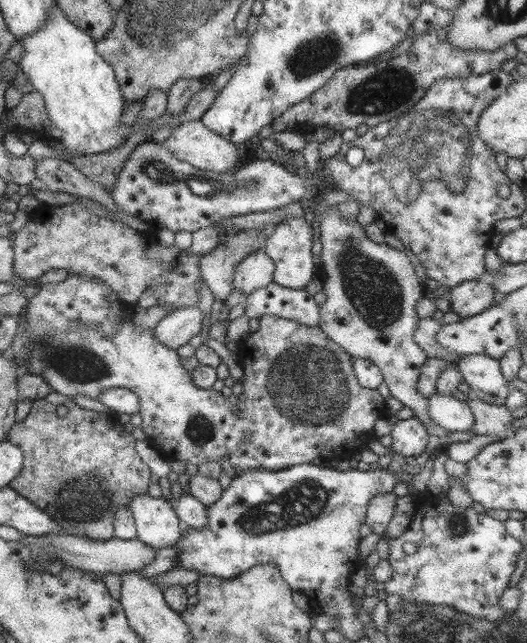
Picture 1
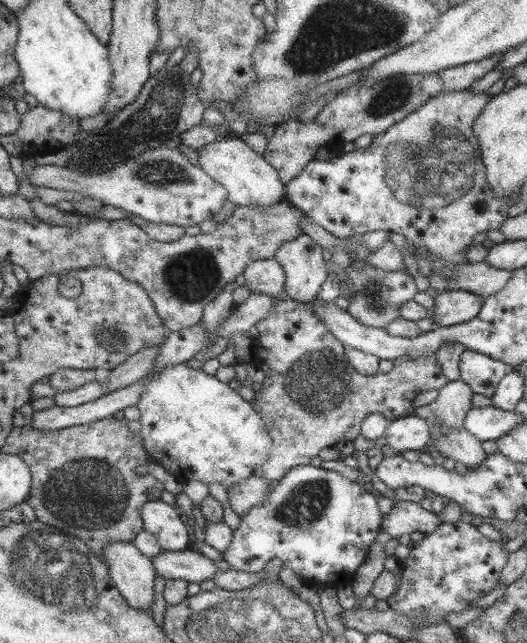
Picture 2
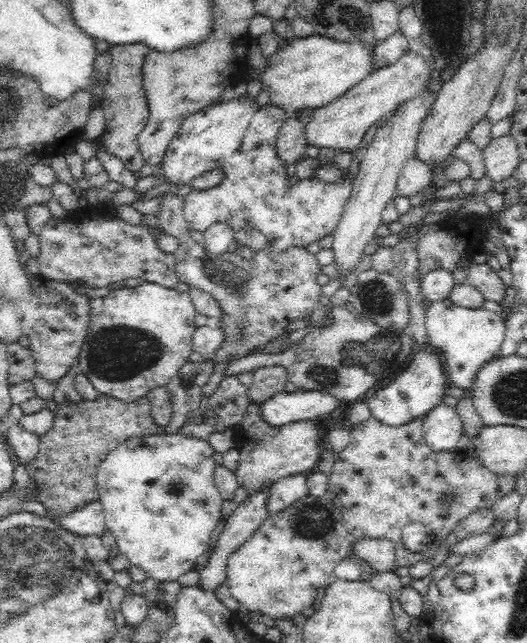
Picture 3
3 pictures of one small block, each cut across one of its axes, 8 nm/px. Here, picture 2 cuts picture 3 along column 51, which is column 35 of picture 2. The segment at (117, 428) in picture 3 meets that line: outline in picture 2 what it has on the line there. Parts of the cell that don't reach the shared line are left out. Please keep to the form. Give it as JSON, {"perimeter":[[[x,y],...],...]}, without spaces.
{"perimeter":[[[109,417],[59,430],[39,430],[31,428],[31,424],[13,426],[3,443],[1,453],[19,456],[29,466],[31,485],[24,501],[33,508],[36,519],[63,533],[79,537],[90,548],[90,552],[105,563],[102,559],[104,544],[135,538],[135,534],[143,529],[143,504],[160,500],[159,492],[163,490],[163,484],[151,474],[140,471],[140,467],[147,462],[143,445],[141,438],[135,438],[123,424]]]}

